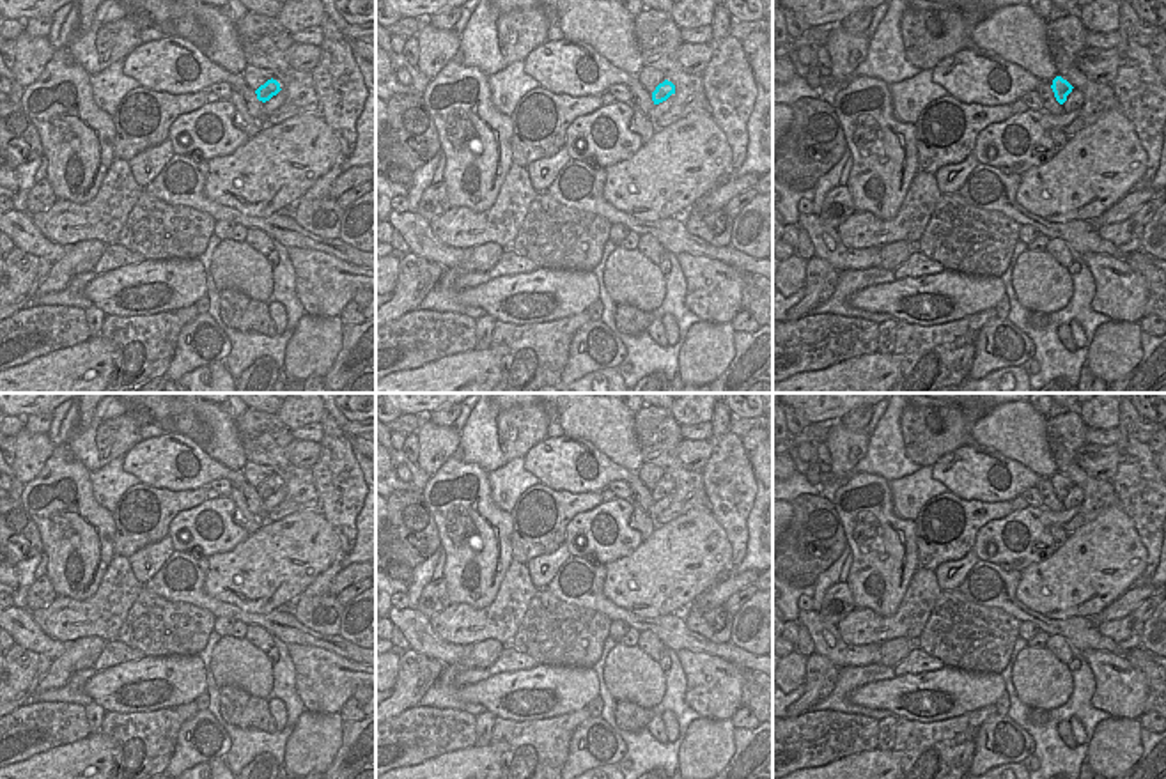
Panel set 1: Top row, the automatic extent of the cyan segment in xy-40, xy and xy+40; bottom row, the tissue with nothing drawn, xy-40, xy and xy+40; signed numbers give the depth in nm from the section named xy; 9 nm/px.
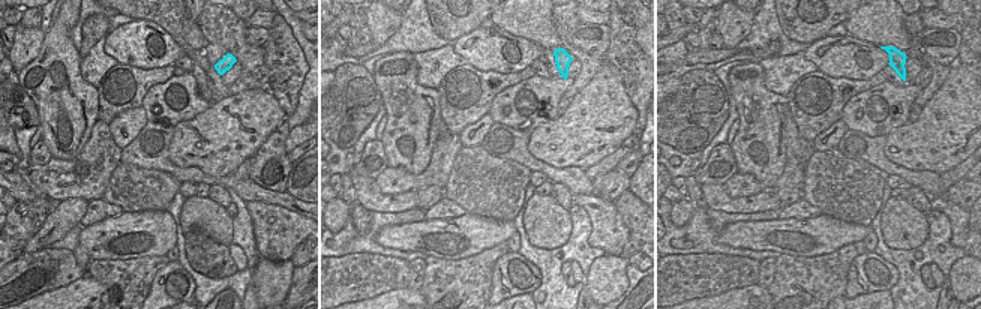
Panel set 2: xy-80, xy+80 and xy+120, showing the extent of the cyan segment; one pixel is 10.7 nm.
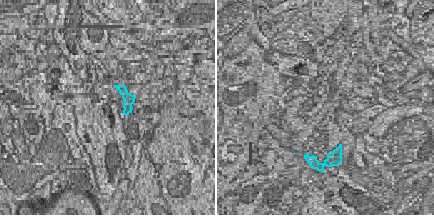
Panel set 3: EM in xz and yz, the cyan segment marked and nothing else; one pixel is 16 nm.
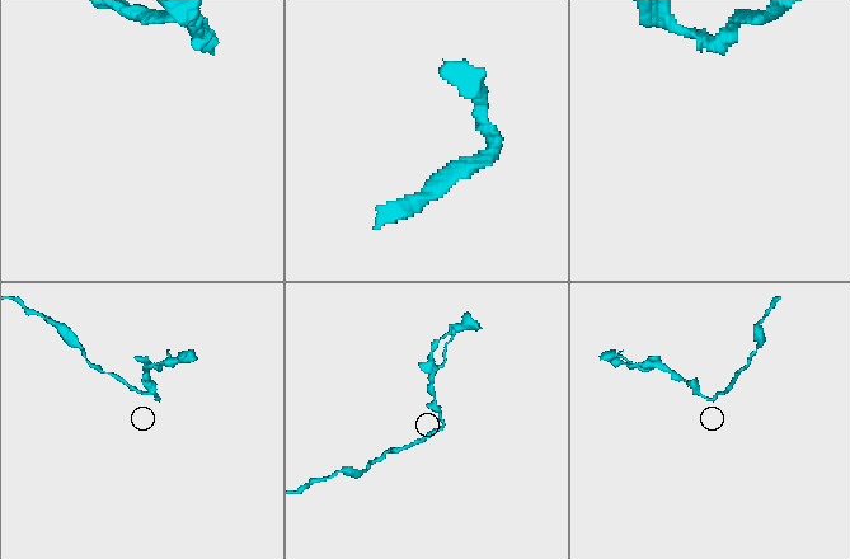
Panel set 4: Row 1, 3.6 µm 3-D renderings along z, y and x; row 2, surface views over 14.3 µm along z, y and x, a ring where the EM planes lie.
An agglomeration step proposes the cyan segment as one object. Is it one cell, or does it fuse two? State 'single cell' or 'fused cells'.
fused cells

